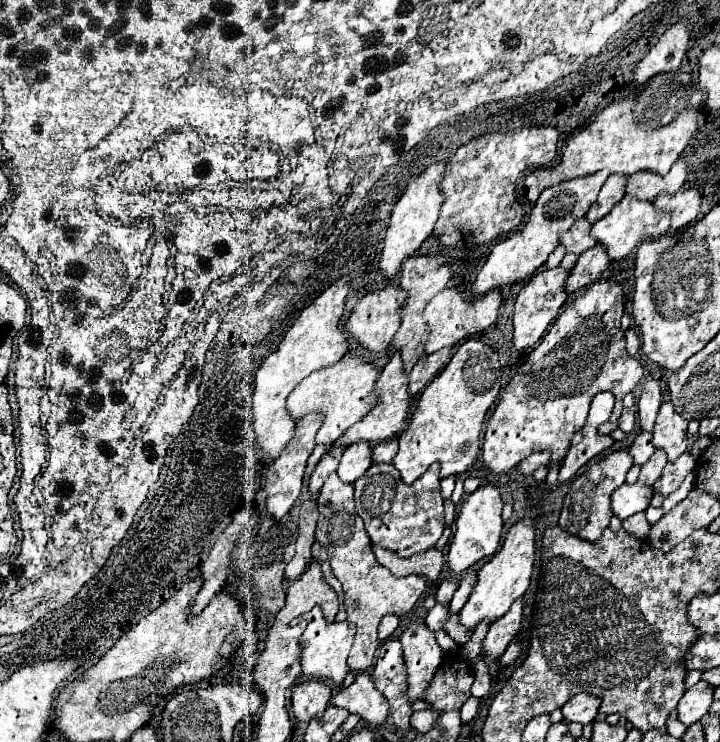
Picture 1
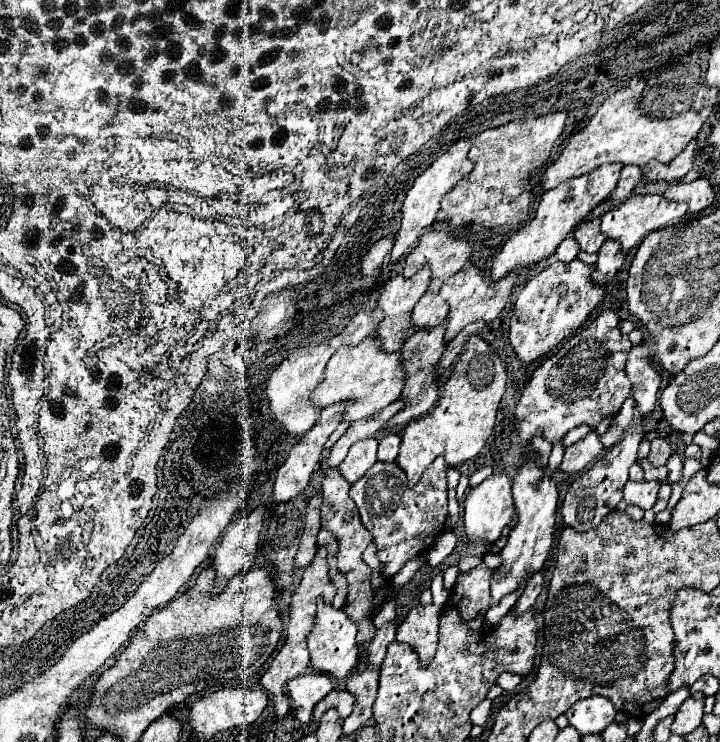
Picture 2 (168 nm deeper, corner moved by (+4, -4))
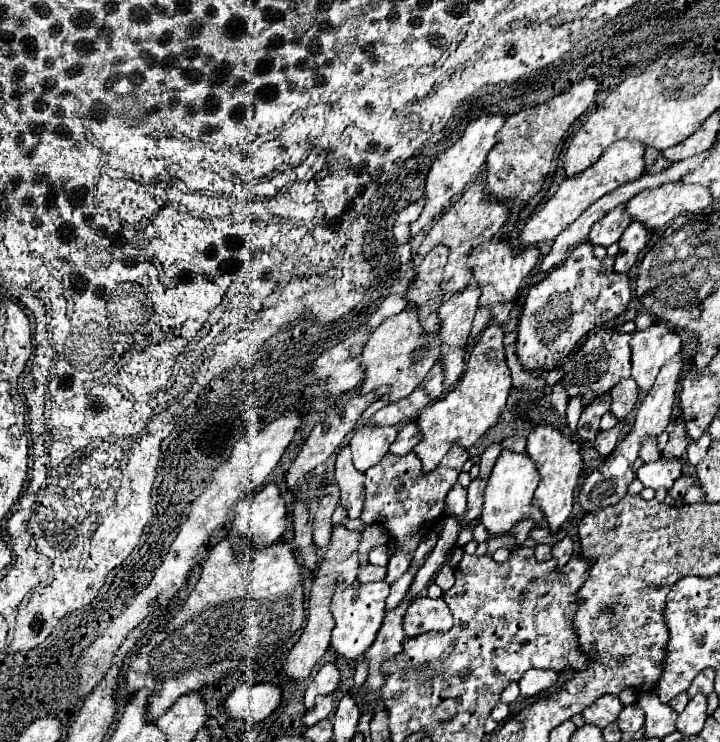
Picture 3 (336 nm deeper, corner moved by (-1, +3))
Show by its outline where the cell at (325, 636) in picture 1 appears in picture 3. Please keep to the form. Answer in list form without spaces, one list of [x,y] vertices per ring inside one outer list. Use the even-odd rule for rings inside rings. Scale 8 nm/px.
[[[384,581],[376,583],[366,583],[360,587],[344,587],[338,585],[332,601],[330,601],[330,611],[336,621],[330,637],[330,647],[340,653],[344,659],[358,659],[360,655],[366,653],[366,649],[372,645],[376,639],[376,633],[384,621],[384,603],[390,593],[390,585]]]

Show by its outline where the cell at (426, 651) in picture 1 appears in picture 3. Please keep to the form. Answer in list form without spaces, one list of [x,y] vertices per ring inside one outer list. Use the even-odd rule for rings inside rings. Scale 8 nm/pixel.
[[[416,597],[406,615],[404,615],[404,633],[408,637],[416,637],[428,631],[448,633],[452,627],[452,615],[444,599],[430,599],[430,597]]]

